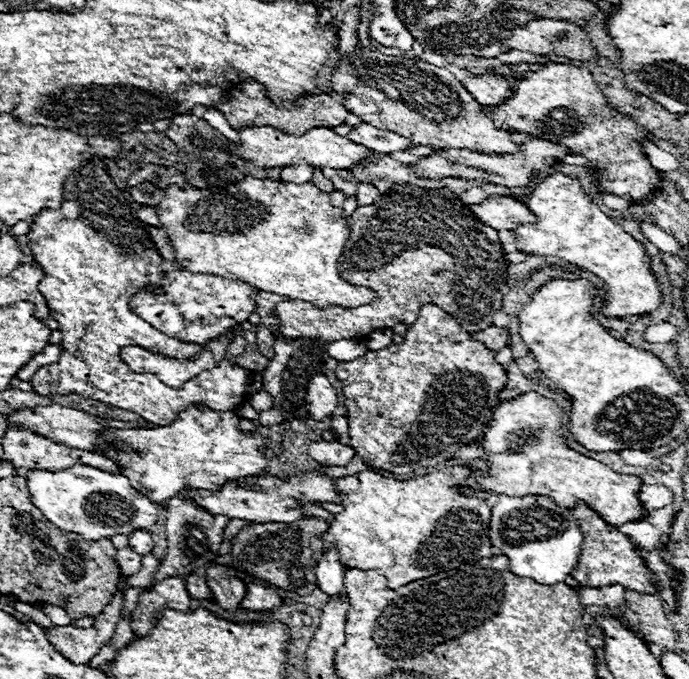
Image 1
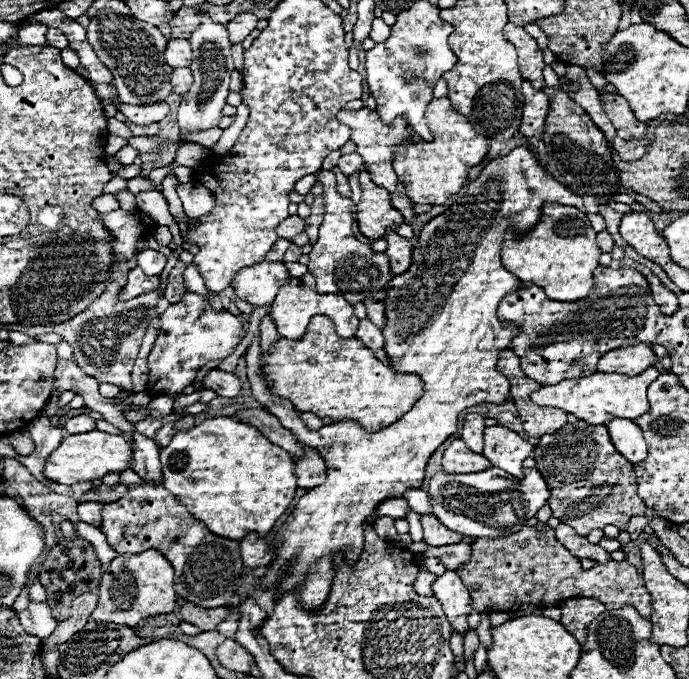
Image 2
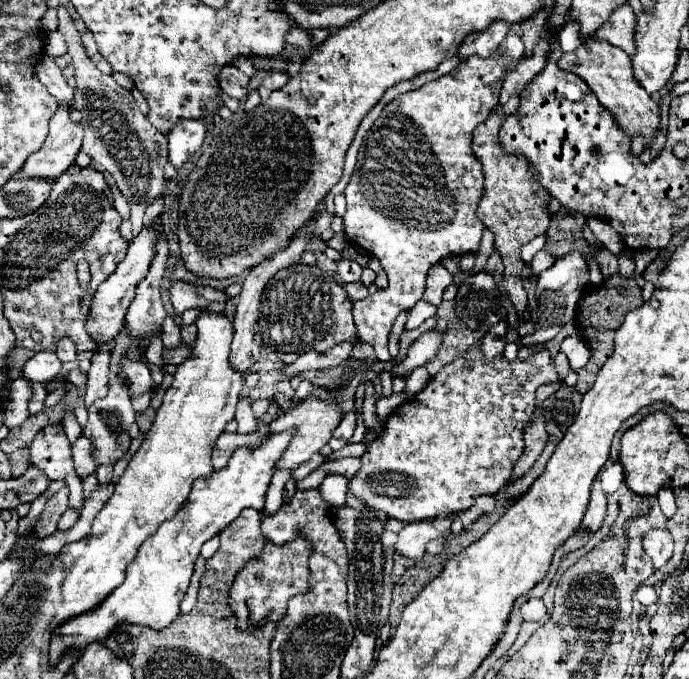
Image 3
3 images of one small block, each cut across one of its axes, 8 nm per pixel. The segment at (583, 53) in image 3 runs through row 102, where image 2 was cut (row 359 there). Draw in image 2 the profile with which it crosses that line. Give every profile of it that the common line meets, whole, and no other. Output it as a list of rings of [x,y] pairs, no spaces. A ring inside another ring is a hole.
[[[636,344],[628,348],[618,348],[604,354],[598,362],[598,372],[616,372],[626,376],[636,376],[646,370],[646,366],[656,366],[656,354],[648,344]]]

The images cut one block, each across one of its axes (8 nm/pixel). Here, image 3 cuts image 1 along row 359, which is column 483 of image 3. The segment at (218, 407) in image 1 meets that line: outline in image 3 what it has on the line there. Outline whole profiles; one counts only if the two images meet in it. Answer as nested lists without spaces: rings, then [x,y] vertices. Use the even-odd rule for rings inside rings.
[[[508,32],[504,42],[498,46],[494,56],[482,60],[478,56],[460,62],[452,72],[444,74],[438,80],[426,82],[418,90],[410,90],[400,94],[390,104],[384,106],[382,116],[374,122],[370,132],[366,134],[364,144],[358,152],[358,164],[350,178],[350,184],[344,190],[348,210],[344,216],[344,232],[348,240],[356,242],[370,254],[374,254],[380,262],[384,272],[388,274],[388,288],[382,292],[374,292],[360,302],[354,302],[352,314],[358,328],[358,340],[370,342],[376,350],[380,362],[390,362],[388,352],[388,334],[398,318],[398,314],[406,308],[412,308],[424,292],[426,274],[430,266],[438,264],[446,256],[460,256],[460,254],[474,254],[480,246],[484,224],[476,218],[476,208],[482,198],[482,164],[474,158],[470,150],[472,132],[474,128],[484,122],[490,110],[498,104],[498,94],[504,82],[504,76],[520,62],[524,54],[524,44],[520,36]],[[414,128],[416,132],[406,134],[402,130]],[[418,164],[424,170],[406,170],[408,166]]]

